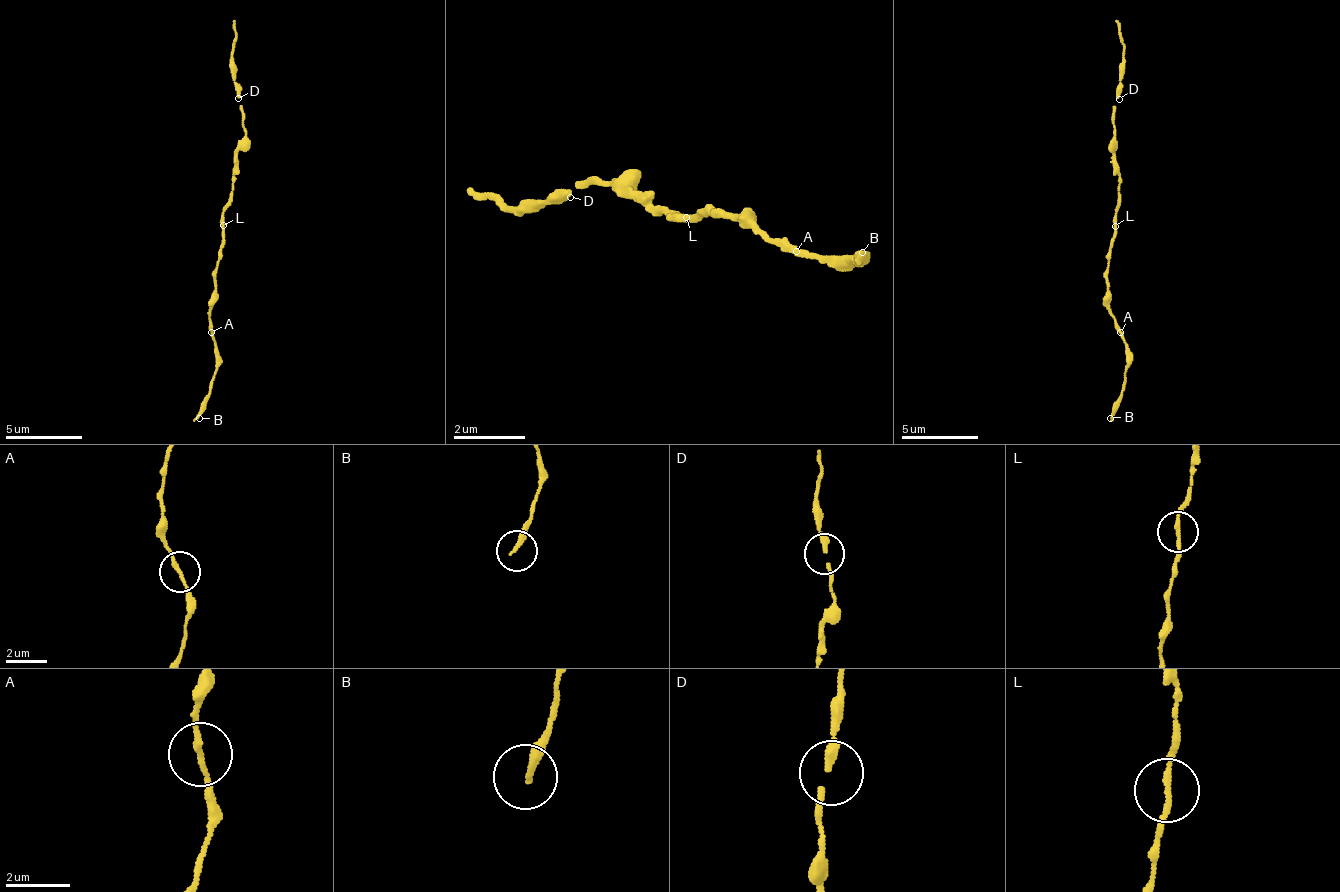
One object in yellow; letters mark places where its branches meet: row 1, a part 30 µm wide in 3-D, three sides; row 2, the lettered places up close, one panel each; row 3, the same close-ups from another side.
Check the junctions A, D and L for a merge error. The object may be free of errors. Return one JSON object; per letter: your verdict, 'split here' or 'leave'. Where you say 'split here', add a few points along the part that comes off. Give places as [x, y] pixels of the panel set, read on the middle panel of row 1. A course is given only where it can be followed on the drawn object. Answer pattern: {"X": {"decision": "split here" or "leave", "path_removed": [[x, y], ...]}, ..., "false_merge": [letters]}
{"A": {"decision": "leave"}, "D": {"decision": "leave"}, "L": {"decision": "leave"}, "false_merge": []}

